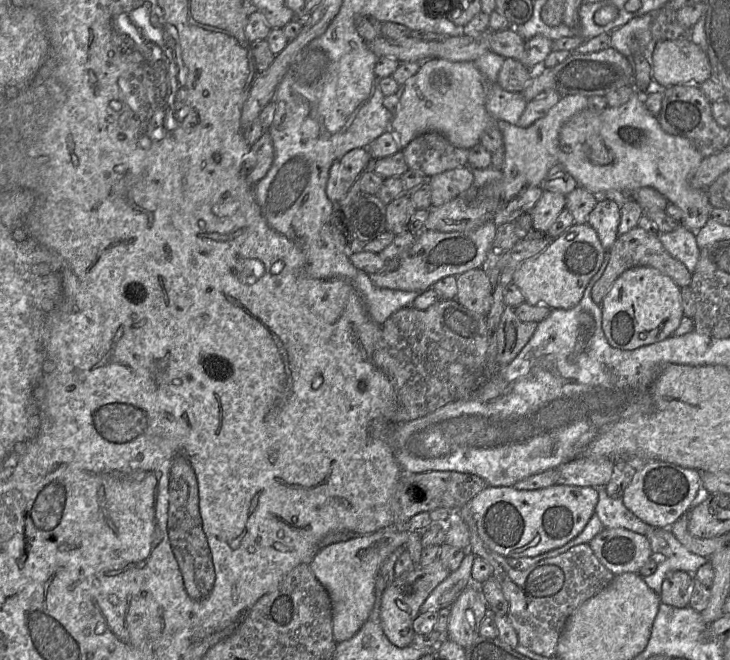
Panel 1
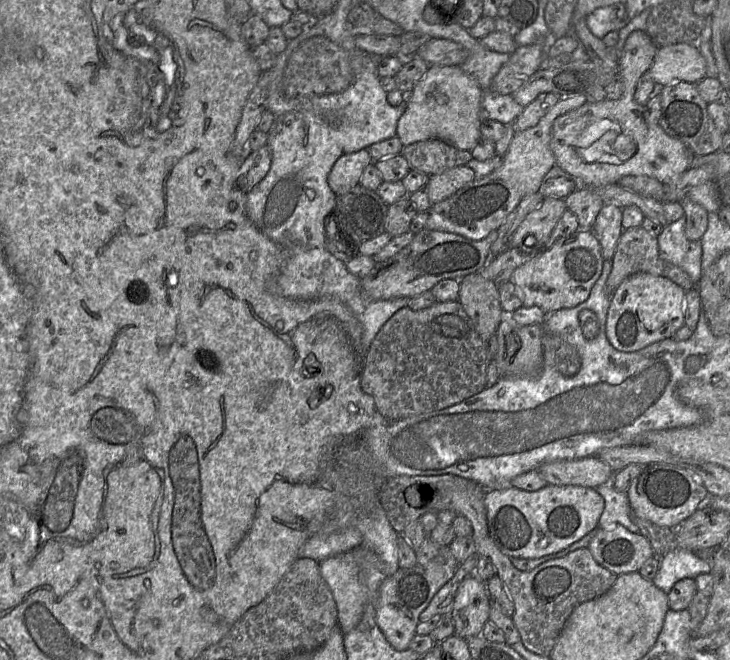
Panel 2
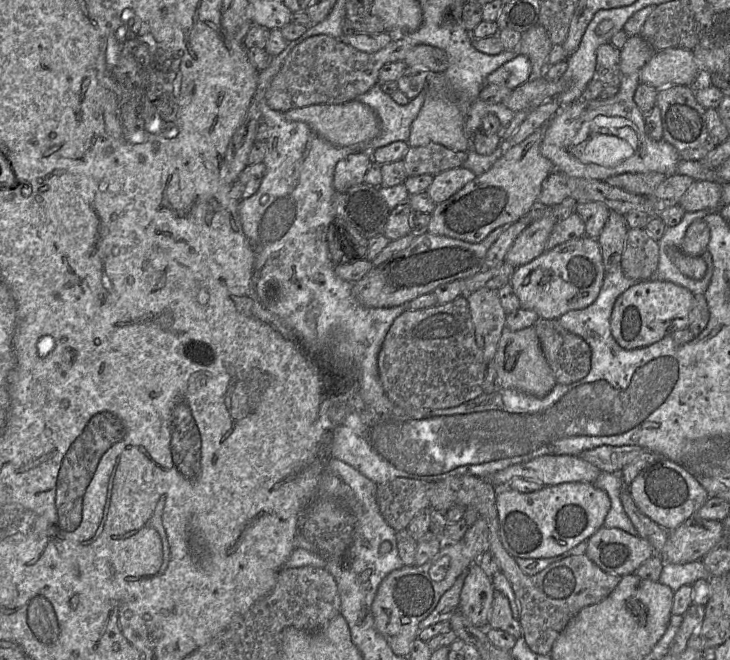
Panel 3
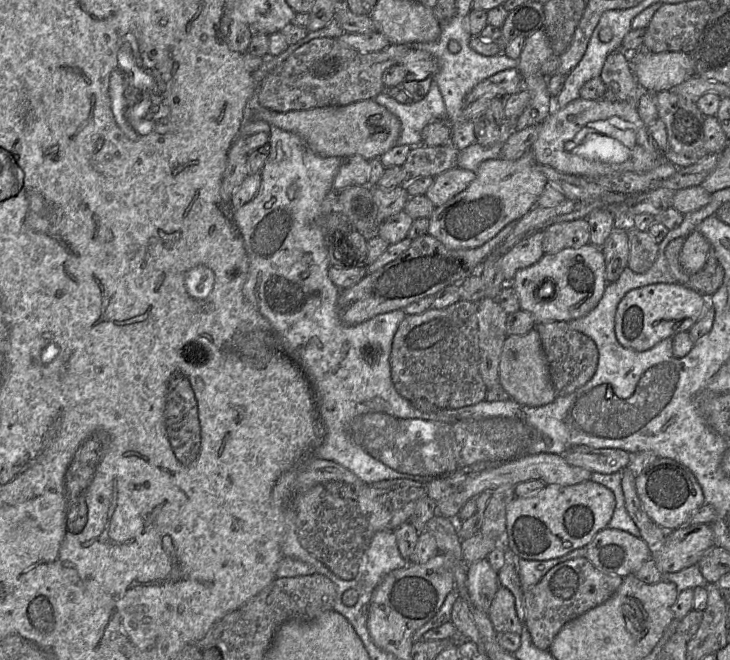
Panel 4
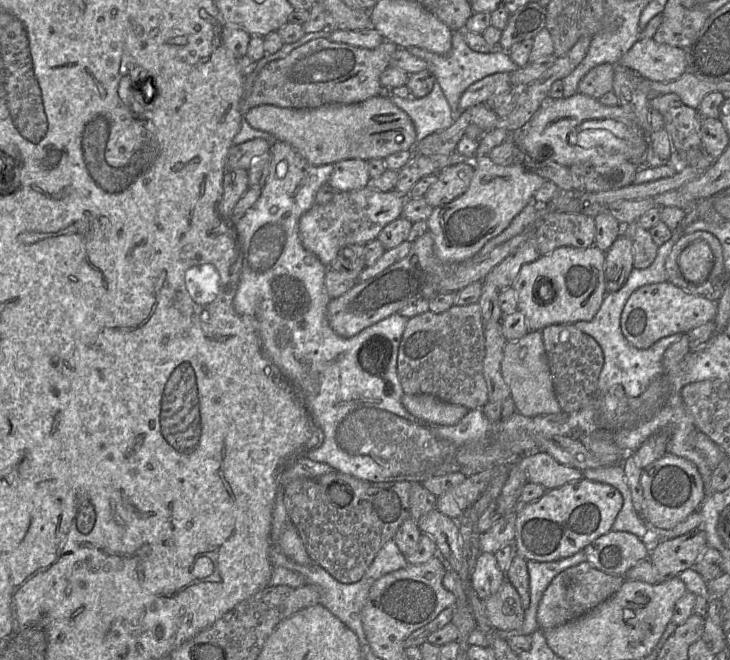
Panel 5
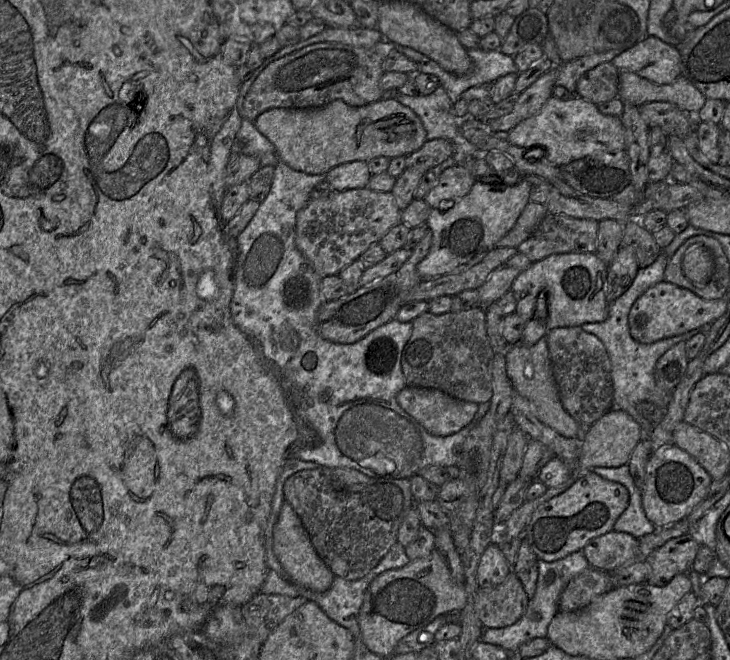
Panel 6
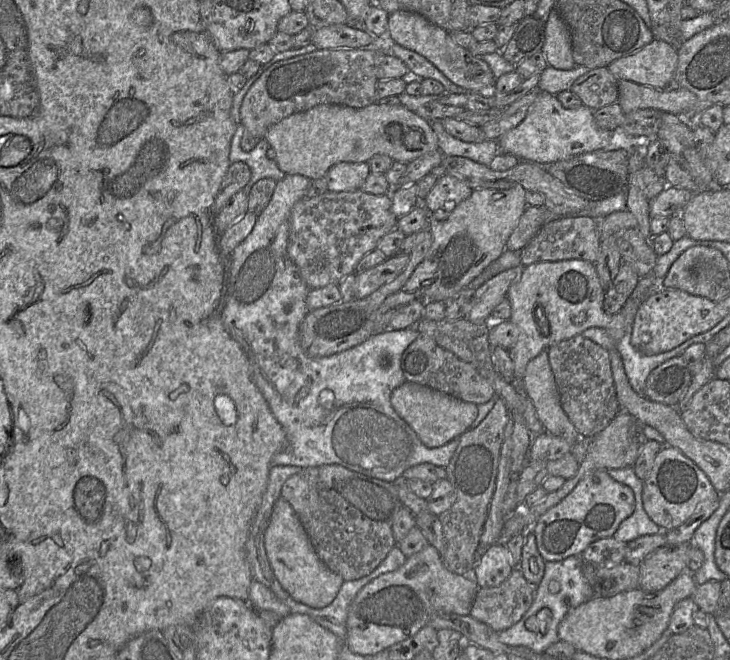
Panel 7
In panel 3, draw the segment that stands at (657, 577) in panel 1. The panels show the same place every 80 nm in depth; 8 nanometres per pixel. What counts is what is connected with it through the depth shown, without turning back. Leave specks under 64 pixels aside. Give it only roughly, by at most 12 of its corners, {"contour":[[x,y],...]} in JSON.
{"contour":[[701,560],[664,563],[658,582],[675,592],[711,576]]}

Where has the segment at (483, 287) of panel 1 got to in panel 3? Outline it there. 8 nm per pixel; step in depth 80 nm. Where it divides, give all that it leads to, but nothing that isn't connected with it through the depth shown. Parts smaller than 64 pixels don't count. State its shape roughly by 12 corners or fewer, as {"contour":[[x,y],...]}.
{"contour":[[497,290],[466,295],[476,344],[493,361],[507,314]]}

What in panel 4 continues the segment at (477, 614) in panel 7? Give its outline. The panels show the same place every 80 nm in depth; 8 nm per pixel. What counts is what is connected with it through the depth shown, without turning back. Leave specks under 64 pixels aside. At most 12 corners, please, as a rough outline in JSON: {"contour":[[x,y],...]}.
{"contour":[[500,587],[488,611],[496,632],[521,634],[515,597]]}

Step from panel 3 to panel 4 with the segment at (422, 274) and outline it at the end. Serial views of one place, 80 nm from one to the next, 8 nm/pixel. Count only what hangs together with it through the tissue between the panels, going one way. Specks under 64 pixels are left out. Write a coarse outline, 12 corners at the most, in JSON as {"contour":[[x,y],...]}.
{"contour":[[428,233],[337,301],[346,325],[459,284],[507,238],[449,249]]}

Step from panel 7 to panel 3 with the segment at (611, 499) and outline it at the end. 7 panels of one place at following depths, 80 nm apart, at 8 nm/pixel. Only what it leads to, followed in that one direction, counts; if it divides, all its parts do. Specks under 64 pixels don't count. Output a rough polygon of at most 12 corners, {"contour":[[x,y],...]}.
{"contour":[[592,483],[497,489],[513,558],[550,558],[603,527]]}

